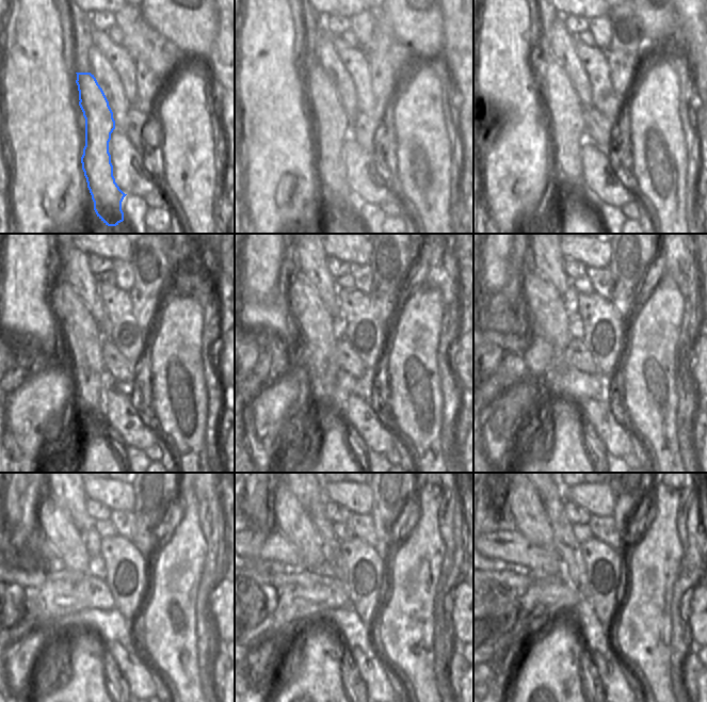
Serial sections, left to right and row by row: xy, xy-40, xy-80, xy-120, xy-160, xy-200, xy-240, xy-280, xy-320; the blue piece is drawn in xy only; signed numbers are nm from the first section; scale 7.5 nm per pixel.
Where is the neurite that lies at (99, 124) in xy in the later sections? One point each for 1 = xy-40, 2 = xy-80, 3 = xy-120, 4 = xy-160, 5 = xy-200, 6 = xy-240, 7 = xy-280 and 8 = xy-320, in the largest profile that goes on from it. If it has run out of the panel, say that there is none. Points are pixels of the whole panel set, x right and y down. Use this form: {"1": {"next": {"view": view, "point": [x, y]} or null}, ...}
{"1": {"next": {"view": "xy-40", "point": [334, 127]}}, "2": {"next": {"view": "xy-80", "point": [562, 105]}}, "3": {"next": {"view": "xy-120", "point": [83, 338]}}, "4": {"next": {"view": "xy-160", "point": [319, 330]}}, "5": {"next": {"view": "xy-200", "point": [544, 304]}}, "6": {"next": {"view": "xy-240", "point": [55, 525]}}, "7": {"next": {"view": "xy-280", "point": [290, 517]}}, "8": {"next": {"view": "xy-320", "point": [524, 510]}}}

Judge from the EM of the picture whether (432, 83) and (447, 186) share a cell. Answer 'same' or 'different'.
same

